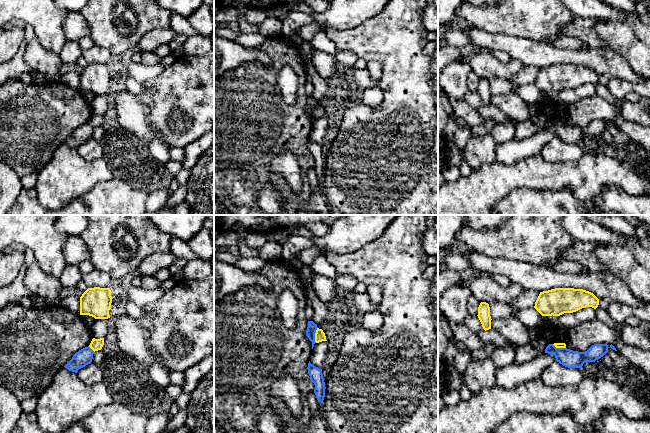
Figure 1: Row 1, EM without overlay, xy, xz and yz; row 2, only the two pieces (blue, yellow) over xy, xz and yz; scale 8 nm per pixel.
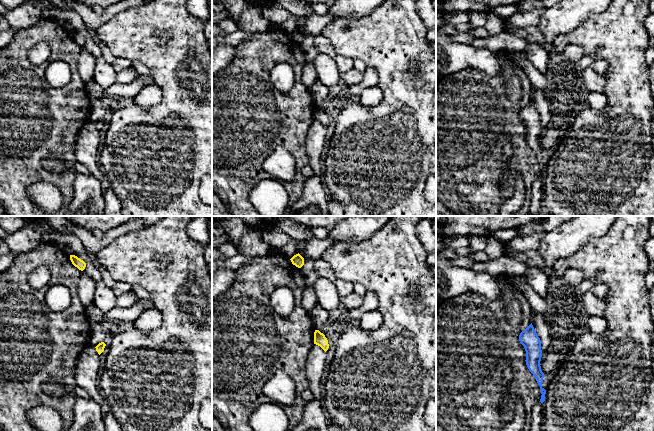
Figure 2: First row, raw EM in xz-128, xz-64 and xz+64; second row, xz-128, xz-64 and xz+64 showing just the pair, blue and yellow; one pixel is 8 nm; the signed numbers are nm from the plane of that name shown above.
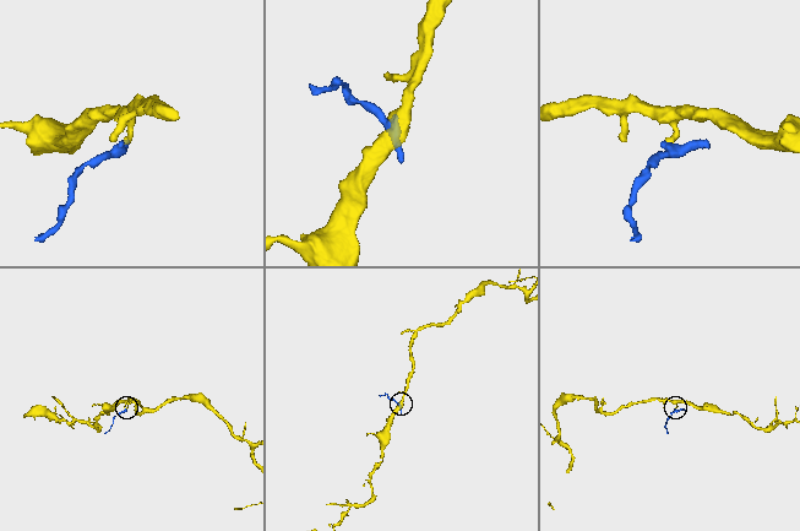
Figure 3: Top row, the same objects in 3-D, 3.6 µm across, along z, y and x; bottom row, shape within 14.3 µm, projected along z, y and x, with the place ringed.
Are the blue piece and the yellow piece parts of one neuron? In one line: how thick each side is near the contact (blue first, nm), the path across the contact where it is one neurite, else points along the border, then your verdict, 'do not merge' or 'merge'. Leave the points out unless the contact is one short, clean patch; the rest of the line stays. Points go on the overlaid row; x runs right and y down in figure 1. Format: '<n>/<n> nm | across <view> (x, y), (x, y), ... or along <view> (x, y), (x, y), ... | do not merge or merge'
80/80 nm | along xz (317, 327), (315, 342) | do not merge

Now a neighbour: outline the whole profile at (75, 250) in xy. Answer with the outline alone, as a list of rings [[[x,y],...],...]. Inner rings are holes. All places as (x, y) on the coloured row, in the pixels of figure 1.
[[[67,236],[63,254],[66,263],[73,266],[90,259],[90,251],[80,236]]]

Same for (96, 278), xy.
[[[93,269],[90,273],[82,275],[82,280],[88,288],[109,288],[114,282],[109,274],[97,269]]]

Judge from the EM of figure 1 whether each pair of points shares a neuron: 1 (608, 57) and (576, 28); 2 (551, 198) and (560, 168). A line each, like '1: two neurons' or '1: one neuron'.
1: two neurons
2: two neurons

